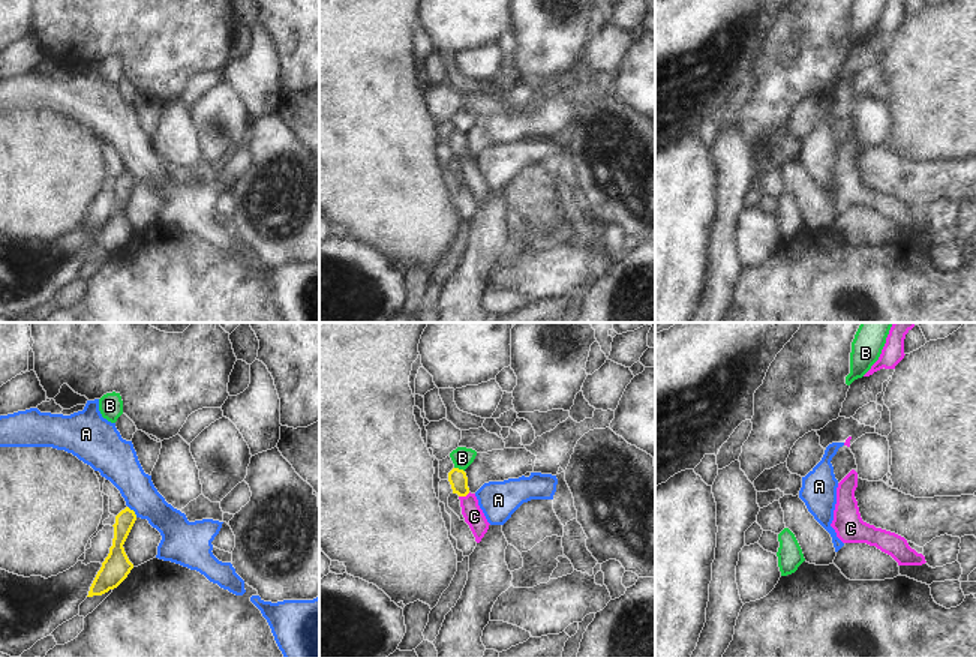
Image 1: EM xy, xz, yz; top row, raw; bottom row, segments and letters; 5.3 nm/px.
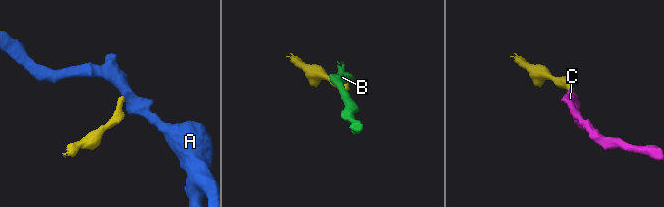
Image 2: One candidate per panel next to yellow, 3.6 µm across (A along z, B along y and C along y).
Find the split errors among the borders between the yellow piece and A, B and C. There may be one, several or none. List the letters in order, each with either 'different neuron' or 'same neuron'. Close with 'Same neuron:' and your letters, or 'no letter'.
A: different neuron
B: different neuron
C: same neuron
Same neuron: C

